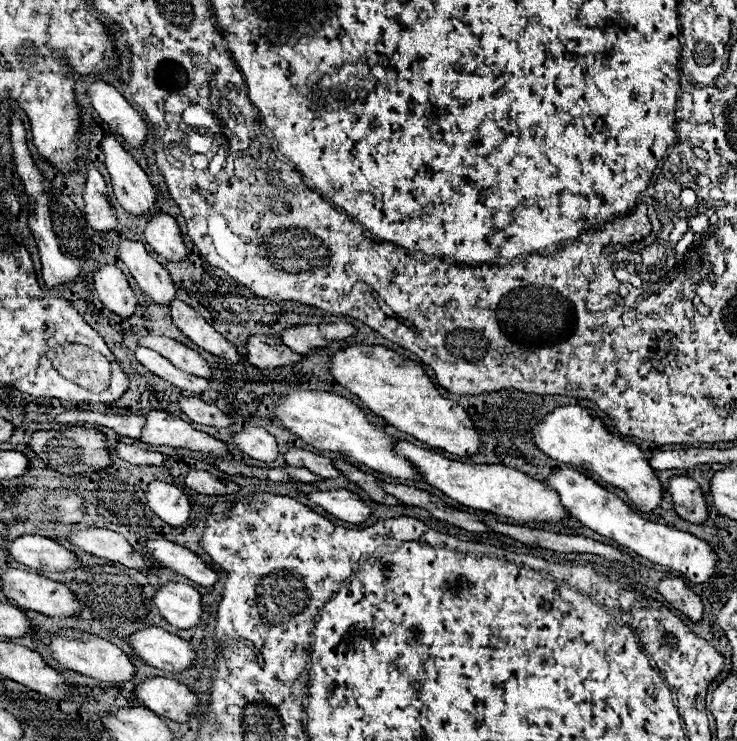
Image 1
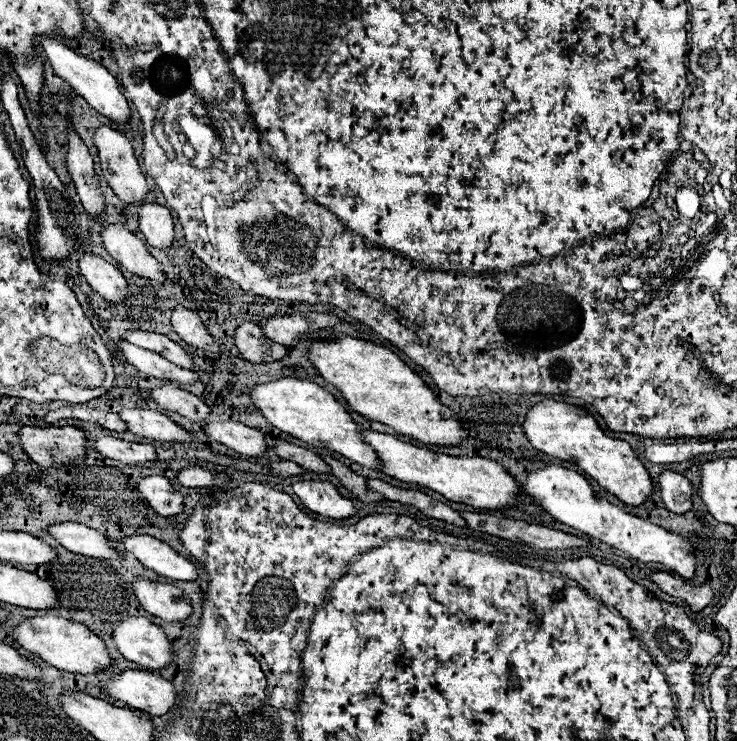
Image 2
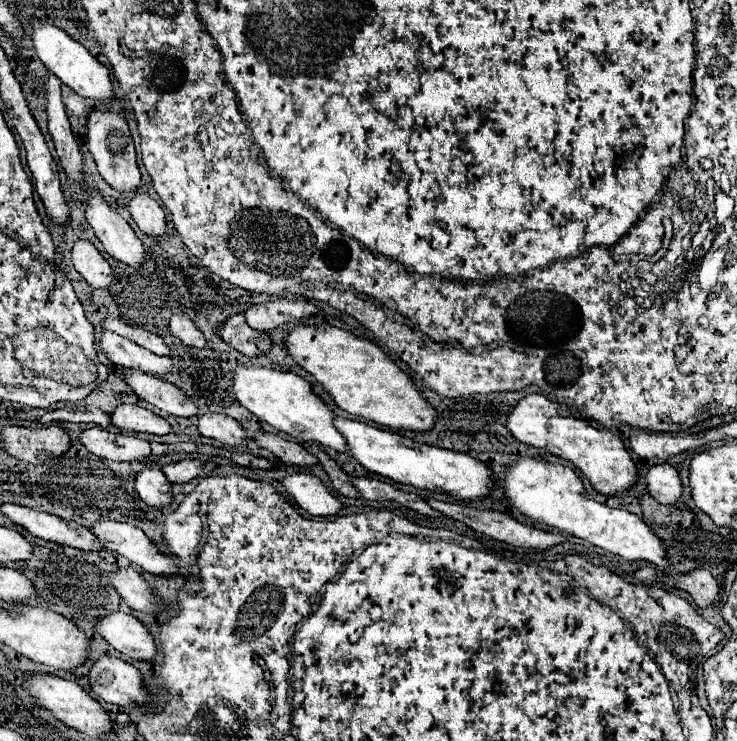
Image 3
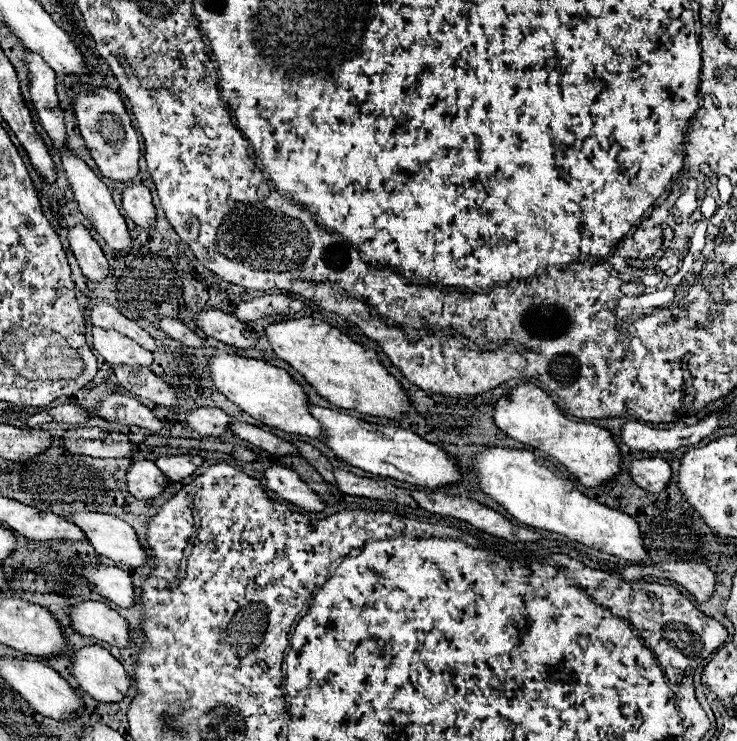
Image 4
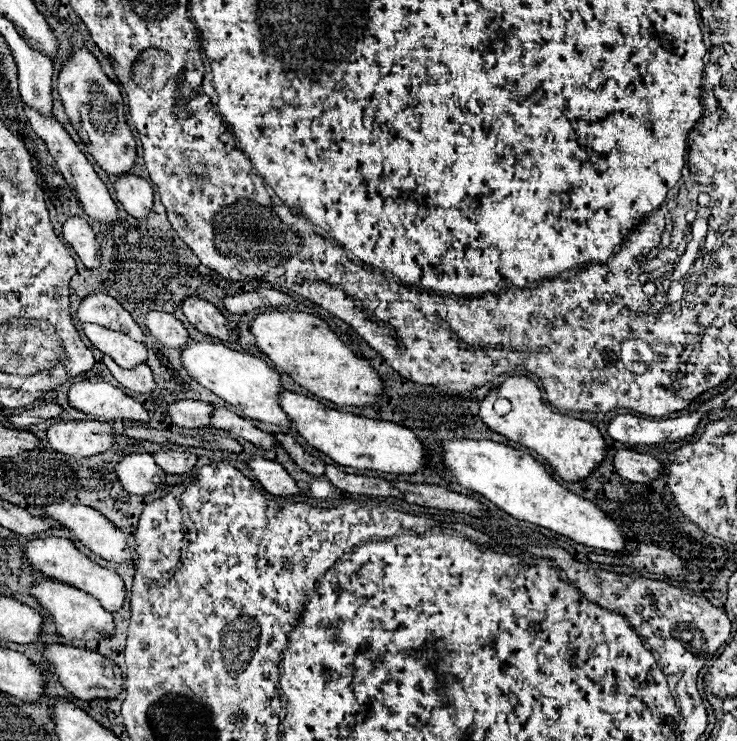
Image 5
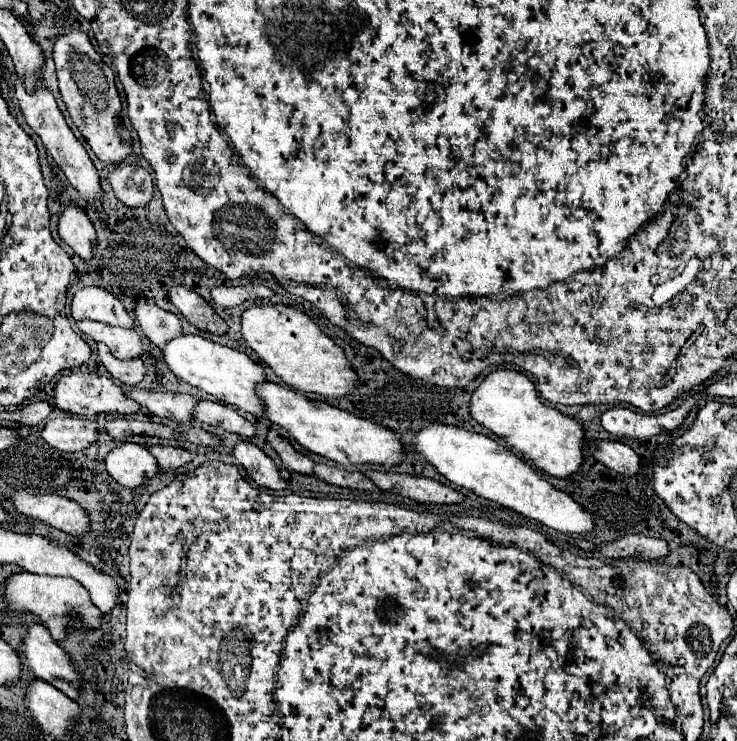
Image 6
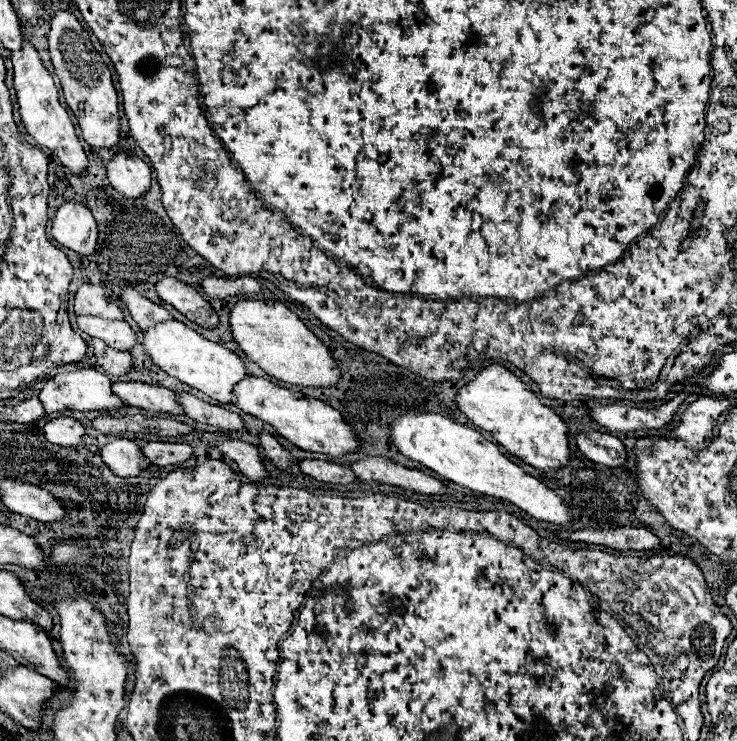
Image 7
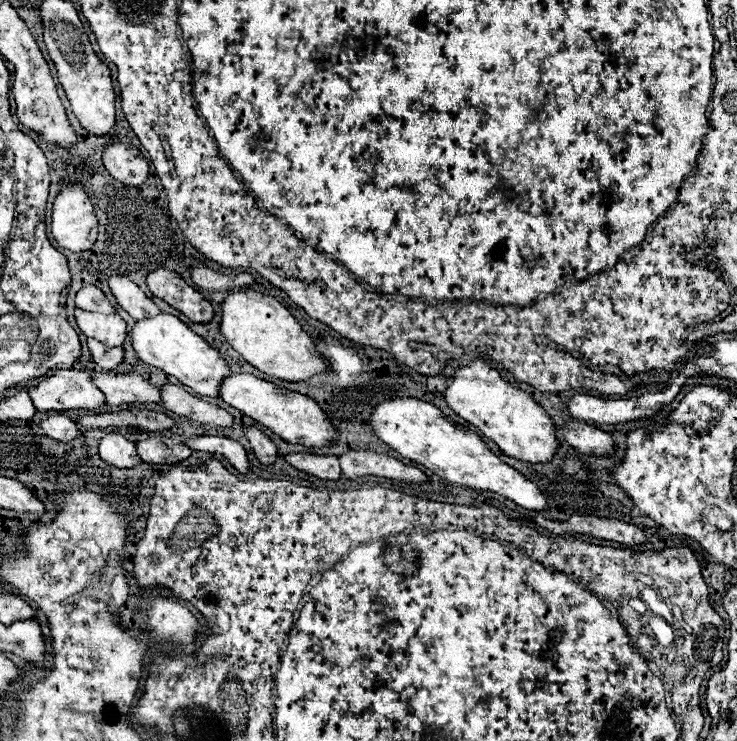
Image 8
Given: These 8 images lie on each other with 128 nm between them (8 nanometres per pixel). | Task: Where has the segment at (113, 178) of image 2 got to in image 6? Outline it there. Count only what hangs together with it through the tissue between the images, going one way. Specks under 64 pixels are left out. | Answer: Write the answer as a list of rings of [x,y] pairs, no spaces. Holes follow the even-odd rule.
[[[70,30],[58,34],[54,42],[54,62],[58,74],[60,94],[66,102],[68,114],[92,152],[108,164],[122,162],[130,154],[130,132],[122,130],[120,120],[120,94],[114,86],[114,72],[102,62],[102,56],[90,44],[90,38],[82,30]]]

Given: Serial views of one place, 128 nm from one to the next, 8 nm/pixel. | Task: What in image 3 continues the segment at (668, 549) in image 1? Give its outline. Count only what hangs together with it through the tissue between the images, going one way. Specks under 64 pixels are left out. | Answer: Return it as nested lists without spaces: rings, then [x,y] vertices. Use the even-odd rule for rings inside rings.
[[[520,458],[506,468],[500,486],[504,488],[508,502],[534,522],[542,522],[568,534],[574,534],[576,538],[582,538],[626,560],[646,560],[656,566],[668,566],[662,542],[636,514],[608,508],[596,500],[586,498],[582,480],[566,466],[548,464],[534,458]]]

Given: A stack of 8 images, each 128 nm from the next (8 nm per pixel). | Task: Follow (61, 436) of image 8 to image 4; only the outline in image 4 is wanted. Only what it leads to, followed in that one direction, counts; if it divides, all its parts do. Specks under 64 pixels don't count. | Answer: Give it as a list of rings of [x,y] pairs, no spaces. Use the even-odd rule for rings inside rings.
[[[98,426],[64,430],[60,442],[70,454],[92,458],[124,458],[132,452],[132,444],[126,434],[106,432]]]

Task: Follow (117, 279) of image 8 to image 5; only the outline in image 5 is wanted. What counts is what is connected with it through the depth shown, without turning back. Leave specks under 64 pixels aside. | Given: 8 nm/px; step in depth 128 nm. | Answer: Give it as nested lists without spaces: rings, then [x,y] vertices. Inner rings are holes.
[[[156,310],[148,312],[144,318],[144,324],[148,326],[150,334],[168,348],[180,348],[180,346],[188,344],[188,340],[190,340],[182,322],[166,312],[156,312]]]

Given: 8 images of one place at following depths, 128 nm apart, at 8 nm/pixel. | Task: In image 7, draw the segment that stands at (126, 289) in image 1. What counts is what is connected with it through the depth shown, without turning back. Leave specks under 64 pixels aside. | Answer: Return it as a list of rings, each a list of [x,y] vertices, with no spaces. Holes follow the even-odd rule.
[[[70,200],[56,210],[52,222],[52,238],[58,244],[78,254],[92,254],[96,248],[96,236],[96,220],[88,206]]]

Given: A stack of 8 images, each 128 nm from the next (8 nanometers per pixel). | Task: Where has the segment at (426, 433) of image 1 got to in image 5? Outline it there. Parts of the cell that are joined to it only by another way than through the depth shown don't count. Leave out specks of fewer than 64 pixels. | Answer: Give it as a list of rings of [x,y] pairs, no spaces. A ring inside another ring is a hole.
[[[306,312],[258,314],[250,326],[256,346],[296,384],[338,406],[366,406],[382,394],[382,382],[368,360],[354,356],[328,324]]]

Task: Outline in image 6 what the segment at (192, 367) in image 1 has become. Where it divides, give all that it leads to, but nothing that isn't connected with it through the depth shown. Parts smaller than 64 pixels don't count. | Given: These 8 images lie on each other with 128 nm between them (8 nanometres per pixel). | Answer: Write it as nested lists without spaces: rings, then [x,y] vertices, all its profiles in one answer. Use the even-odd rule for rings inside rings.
[[[84,286],[72,298],[72,316],[76,320],[106,322],[110,326],[134,328],[134,320],[124,310],[122,302],[100,286]]]

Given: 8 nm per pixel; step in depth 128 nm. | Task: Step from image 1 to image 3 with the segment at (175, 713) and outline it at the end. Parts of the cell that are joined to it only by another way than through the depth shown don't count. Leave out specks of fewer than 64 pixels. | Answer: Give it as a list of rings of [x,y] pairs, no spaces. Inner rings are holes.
[[[106,654],[94,660],[90,668],[90,688],[102,700],[118,706],[152,702],[152,696],[148,696],[148,690],[142,684],[140,672],[132,664]]]

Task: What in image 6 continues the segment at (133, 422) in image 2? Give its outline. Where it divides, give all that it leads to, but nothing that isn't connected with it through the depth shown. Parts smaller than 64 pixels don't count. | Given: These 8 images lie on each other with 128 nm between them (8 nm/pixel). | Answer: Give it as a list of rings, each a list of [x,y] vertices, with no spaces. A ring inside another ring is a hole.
[[[74,372],[70,376],[62,376],[52,390],[52,398],[52,406],[56,410],[72,414],[134,414],[140,410],[140,404],[126,398],[120,386],[116,386],[110,378],[94,372]]]

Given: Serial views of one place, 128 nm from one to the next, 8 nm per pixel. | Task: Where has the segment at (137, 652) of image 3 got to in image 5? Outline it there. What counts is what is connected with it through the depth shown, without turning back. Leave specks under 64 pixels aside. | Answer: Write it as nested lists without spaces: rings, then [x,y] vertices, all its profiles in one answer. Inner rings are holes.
[[[44,578],[30,586],[30,596],[34,596],[40,602],[40,606],[52,616],[58,634],[66,640],[100,640],[110,638],[114,634],[112,614],[106,612],[96,598],[72,584],[58,582],[54,578]]]

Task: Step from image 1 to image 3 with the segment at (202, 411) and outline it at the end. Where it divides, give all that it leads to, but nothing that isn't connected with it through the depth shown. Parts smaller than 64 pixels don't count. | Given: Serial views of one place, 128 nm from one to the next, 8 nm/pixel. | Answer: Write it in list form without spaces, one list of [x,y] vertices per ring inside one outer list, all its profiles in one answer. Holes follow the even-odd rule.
[[[128,368],[124,370],[124,380],[142,400],[166,410],[172,416],[192,418],[198,412],[198,406],[192,402],[192,398],[186,398],[186,394],[182,394],[182,390],[178,390],[174,384],[158,380],[152,374]]]

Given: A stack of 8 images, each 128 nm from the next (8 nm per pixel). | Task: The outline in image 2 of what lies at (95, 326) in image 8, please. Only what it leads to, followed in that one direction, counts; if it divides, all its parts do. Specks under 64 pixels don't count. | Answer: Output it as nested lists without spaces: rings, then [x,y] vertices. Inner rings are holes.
[[[122,340],[118,344],[118,348],[120,348],[120,354],[126,358],[126,362],[132,364],[138,372],[144,372],[144,374],[154,376],[154,378],[160,378],[160,380],[180,382],[180,384],[196,382],[196,374],[192,370],[186,370],[186,368],[176,366],[176,364],[168,362],[166,358],[162,358],[156,352],[138,348],[138,346],[134,346],[134,344],[126,342],[126,340]]]

